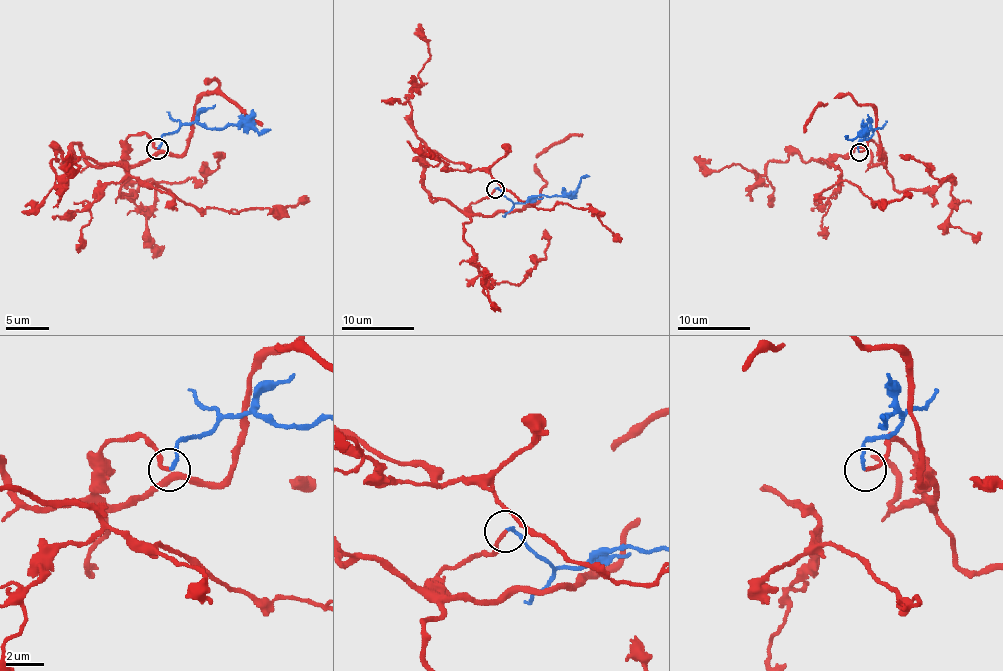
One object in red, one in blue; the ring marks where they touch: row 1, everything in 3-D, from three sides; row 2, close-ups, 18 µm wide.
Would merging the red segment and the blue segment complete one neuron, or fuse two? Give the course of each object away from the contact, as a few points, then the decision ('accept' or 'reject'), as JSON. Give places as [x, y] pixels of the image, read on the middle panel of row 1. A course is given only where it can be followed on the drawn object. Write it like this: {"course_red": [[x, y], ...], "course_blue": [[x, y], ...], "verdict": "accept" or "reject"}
{"course_red": [[495, 188], [462, 210], [432, 201], [422, 156], [488, 170], [530, 205], [588, 208], [621, 243]], "course_blue": [[495, 188], [517, 203], [537, 196], [570, 196], [579, 181], [590, 176]], "verdict": "accept"}

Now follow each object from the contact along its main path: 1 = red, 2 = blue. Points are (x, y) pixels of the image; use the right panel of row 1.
1: (858, 151), (873, 140), (880, 162), (869, 166), (871, 155), (862, 148), (820, 160), (875, 206), (913, 195)
2: (858, 151), (858, 142), (873, 131), (851, 138), (846, 135)

